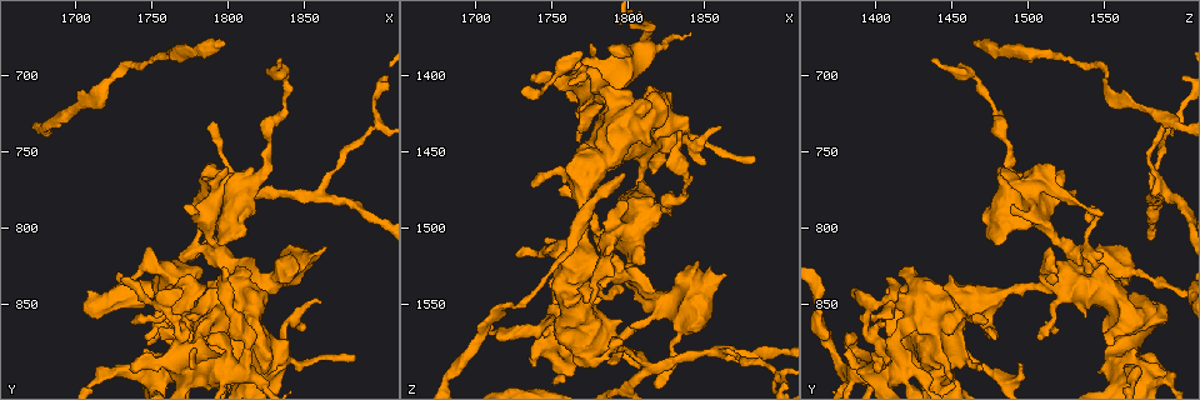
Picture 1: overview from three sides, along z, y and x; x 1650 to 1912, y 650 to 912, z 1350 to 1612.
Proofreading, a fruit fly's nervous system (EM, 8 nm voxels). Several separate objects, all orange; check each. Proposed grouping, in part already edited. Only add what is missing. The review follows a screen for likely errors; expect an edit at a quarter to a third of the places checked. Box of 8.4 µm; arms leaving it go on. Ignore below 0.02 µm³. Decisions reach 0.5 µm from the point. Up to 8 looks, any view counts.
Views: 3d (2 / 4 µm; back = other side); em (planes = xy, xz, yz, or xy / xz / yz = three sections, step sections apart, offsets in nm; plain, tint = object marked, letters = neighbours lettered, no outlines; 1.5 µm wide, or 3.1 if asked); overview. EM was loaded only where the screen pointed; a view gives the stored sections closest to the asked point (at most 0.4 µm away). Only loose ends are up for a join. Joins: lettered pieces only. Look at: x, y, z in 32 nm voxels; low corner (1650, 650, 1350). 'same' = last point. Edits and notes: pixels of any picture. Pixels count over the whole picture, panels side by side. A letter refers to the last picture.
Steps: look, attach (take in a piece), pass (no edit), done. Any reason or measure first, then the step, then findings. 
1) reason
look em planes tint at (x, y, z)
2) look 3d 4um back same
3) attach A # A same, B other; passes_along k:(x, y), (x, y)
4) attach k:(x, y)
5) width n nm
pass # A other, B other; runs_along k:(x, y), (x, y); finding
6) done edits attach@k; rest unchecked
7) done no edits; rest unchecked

branch stops here
look 3d 4um back at (1794, 728, 1588)

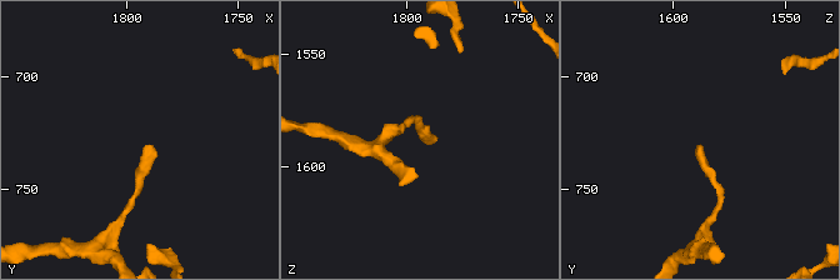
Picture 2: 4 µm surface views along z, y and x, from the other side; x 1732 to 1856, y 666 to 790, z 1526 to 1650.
look em planes letters at (1791, 730, 1587)

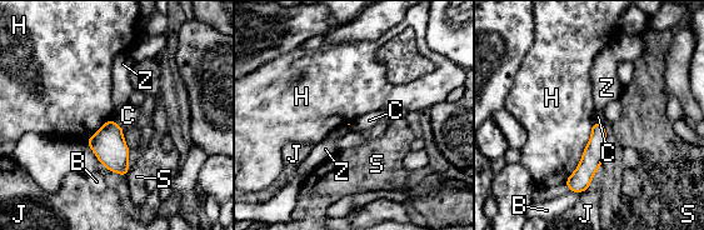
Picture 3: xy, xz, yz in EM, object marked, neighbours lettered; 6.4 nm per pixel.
pass # B other, C other, H other, J other, S other, Z other; runs_along 3:(599, 125), (595, 151), (572, 188); none of them fits

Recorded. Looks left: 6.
look 3d 4um at (1756, 874, 1478)

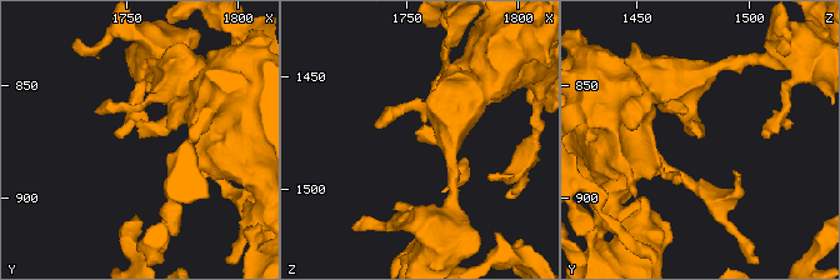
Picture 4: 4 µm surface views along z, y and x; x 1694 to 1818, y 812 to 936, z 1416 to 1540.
look em yz step 4 tint at (1755, 873, 1479)

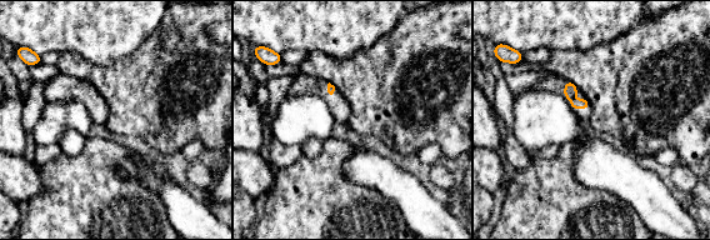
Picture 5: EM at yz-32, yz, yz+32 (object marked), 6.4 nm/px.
another direction
look em planes letters same

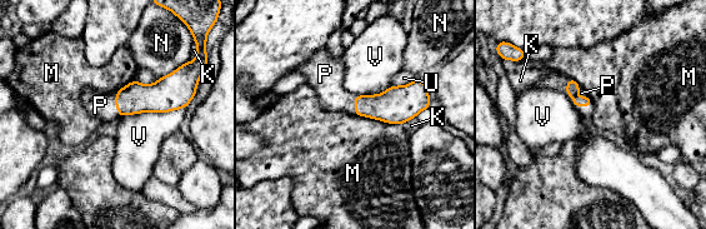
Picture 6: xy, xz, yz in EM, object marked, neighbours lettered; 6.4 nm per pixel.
attach P # K other, M other, N other, P same, U other, V other; it goes on there

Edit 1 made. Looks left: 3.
see it whole again
look overview

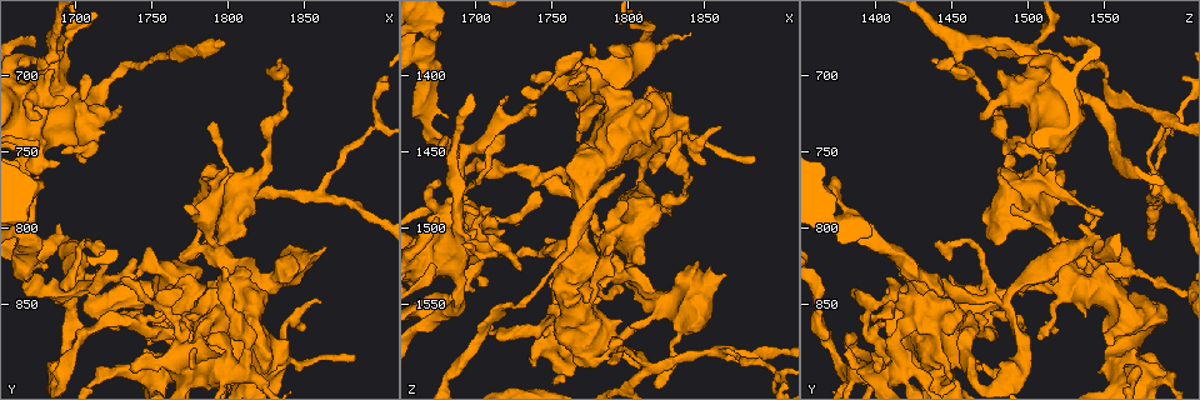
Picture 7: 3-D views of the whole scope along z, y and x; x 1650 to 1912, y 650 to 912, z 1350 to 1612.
tapers out
look em xz step 8 letters at (1860, 848, 1432)

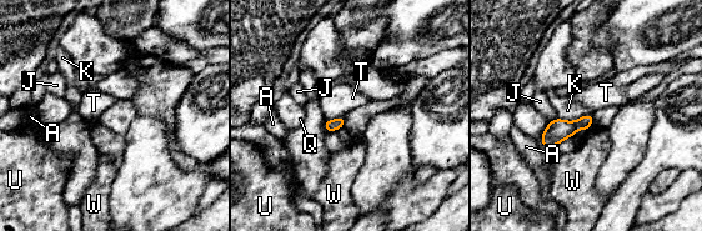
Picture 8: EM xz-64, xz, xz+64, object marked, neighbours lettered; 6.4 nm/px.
cut it another way
look em planes letters same

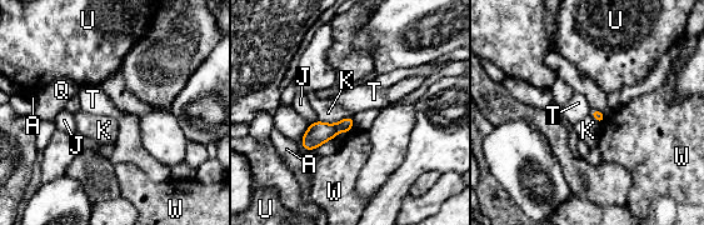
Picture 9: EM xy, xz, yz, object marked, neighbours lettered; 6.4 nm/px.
longest_contact K 240 nm
pass # A other, J other, K other, Q other, T other, U other, W other; none of them fits

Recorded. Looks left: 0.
done edits attach@6; rest unchecked

